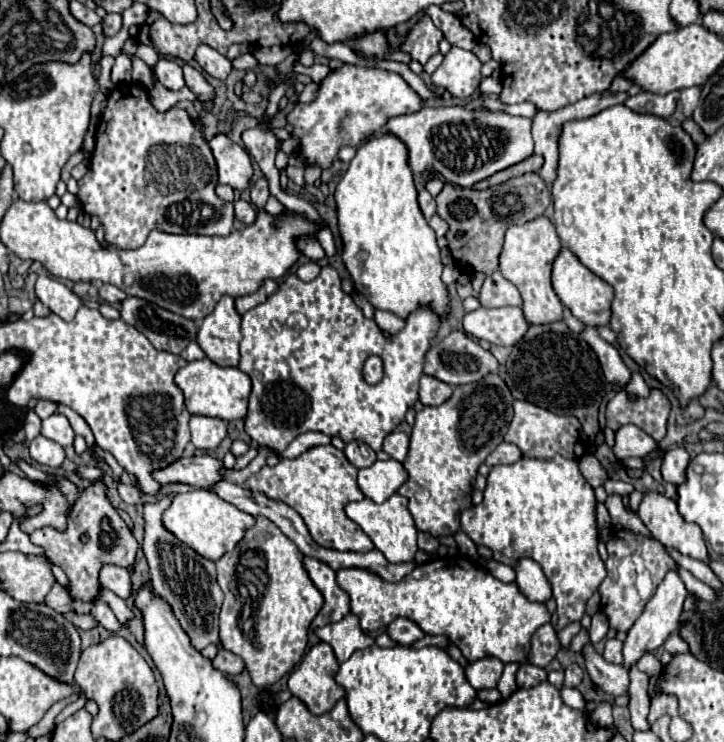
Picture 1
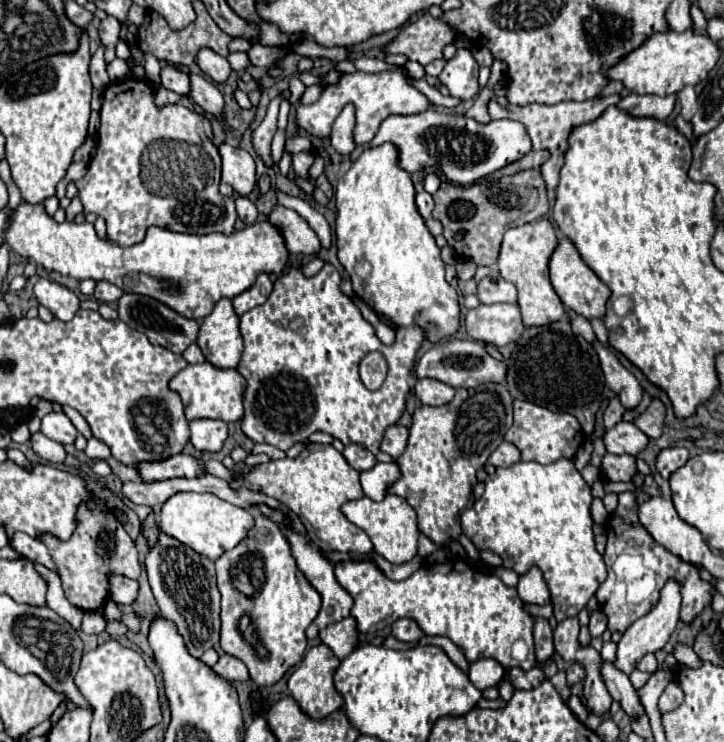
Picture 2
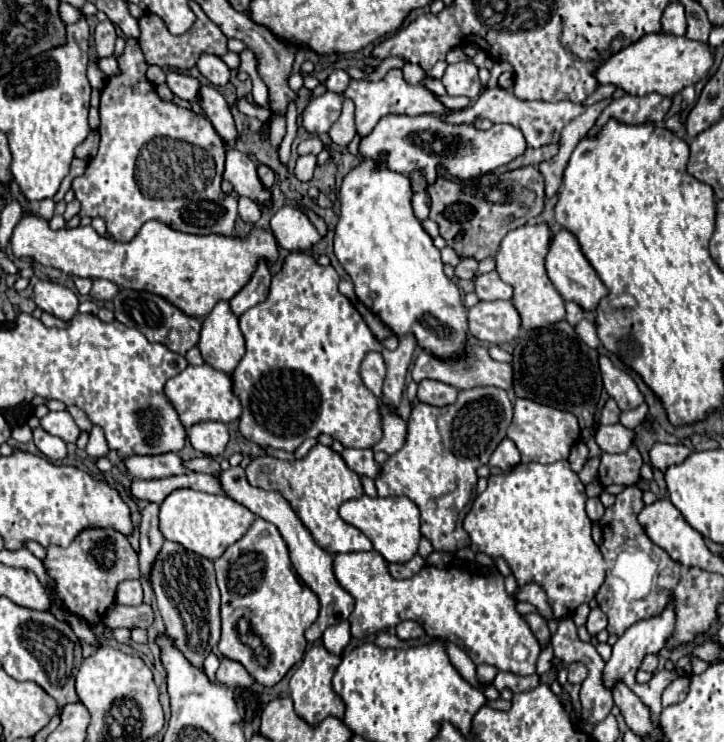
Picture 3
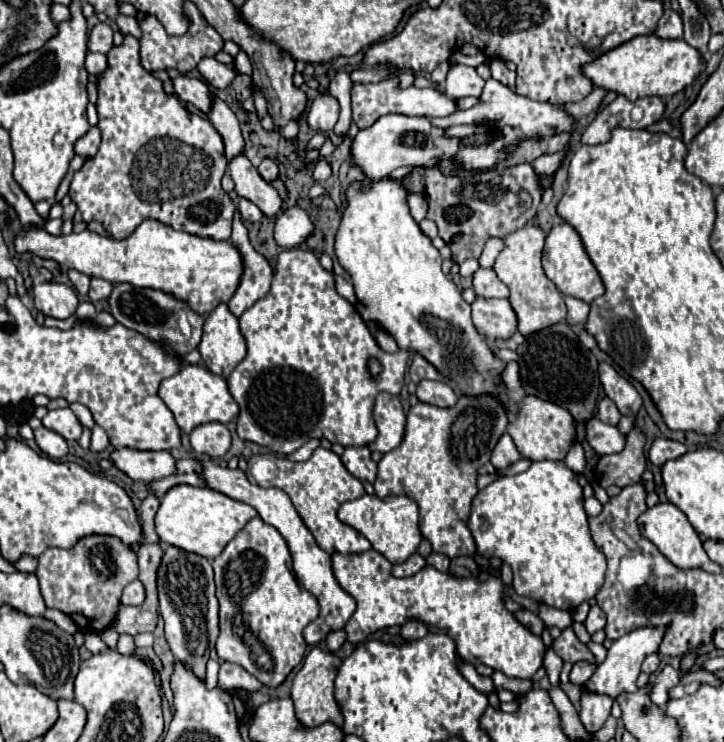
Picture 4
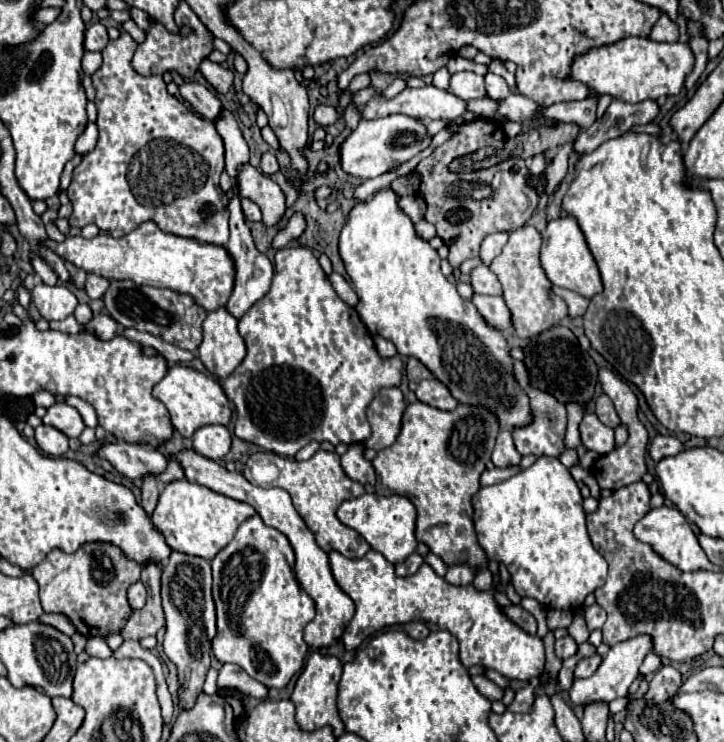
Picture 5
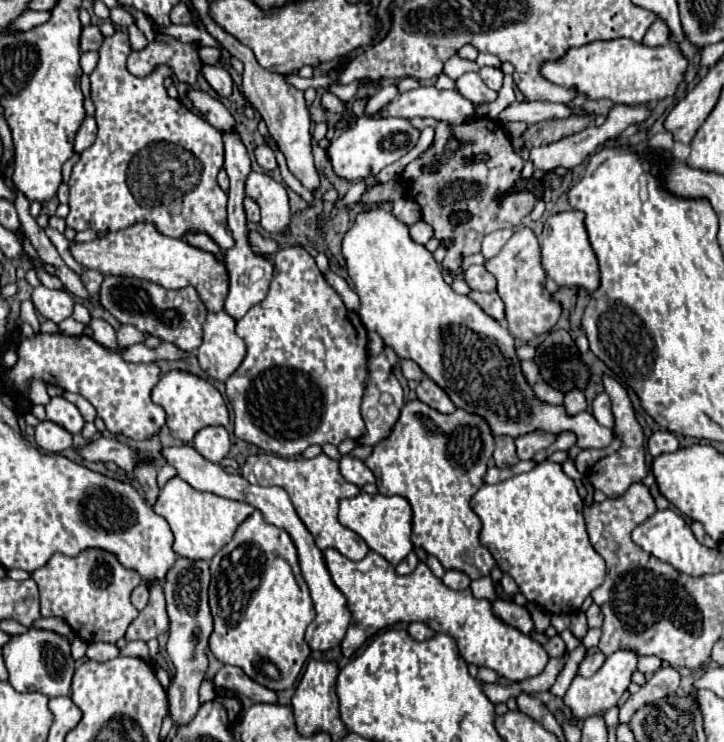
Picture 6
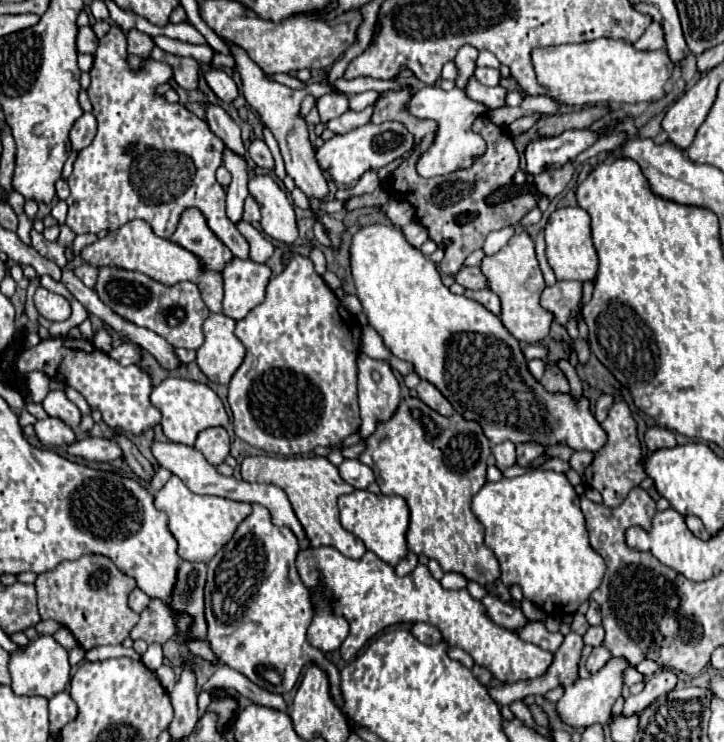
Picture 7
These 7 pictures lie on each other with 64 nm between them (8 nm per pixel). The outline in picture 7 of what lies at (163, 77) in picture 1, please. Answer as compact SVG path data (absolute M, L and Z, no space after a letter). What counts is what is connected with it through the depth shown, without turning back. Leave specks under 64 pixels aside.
M204 102L202 104L206 110L206 122L220 136L220 140L226 144L226 148L236 148L236 152L244 152L244 144L240 140L240 128L238 124L228 116L228 112L216 104Z

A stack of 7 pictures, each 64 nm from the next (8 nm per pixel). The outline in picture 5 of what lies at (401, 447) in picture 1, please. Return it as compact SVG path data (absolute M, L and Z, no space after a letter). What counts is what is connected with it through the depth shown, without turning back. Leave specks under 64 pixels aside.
M382 388L368 406L368 422L372 426L372 436L364 442L364 446L374 450L384 450L392 446L400 432L404 408L406 404L398 388Z

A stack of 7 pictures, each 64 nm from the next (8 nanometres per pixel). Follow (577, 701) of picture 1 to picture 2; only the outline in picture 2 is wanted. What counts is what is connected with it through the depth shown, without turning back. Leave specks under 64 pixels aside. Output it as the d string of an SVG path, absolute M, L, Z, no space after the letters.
M570 694L570 698L568 698L568 706L570 706L570 710L578 716L578 720L586 720L588 718L588 708L584 706L584 702L582 702L582 698L580 696L574 696L574 694Z

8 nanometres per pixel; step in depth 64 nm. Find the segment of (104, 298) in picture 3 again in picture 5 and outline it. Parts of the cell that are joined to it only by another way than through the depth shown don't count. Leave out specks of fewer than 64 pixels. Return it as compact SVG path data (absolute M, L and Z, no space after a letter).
M88 274L88 280L86 280L86 294L96 300L96 298L102 298L104 292L108 290L110 282L102 276L96 276L96 274Z

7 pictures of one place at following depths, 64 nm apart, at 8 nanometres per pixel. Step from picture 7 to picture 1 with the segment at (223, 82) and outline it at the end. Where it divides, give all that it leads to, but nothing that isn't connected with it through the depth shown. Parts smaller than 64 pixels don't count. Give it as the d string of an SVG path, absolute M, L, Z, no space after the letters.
M200 44L196 48L196 56L194 58L202 66L202 70L206 70L210 76L220 78L220 80L224 80L230 74L230 70L232 70L232 62L226 56L222 56L220 52L216 52L214 48L206 46L206 44Z

